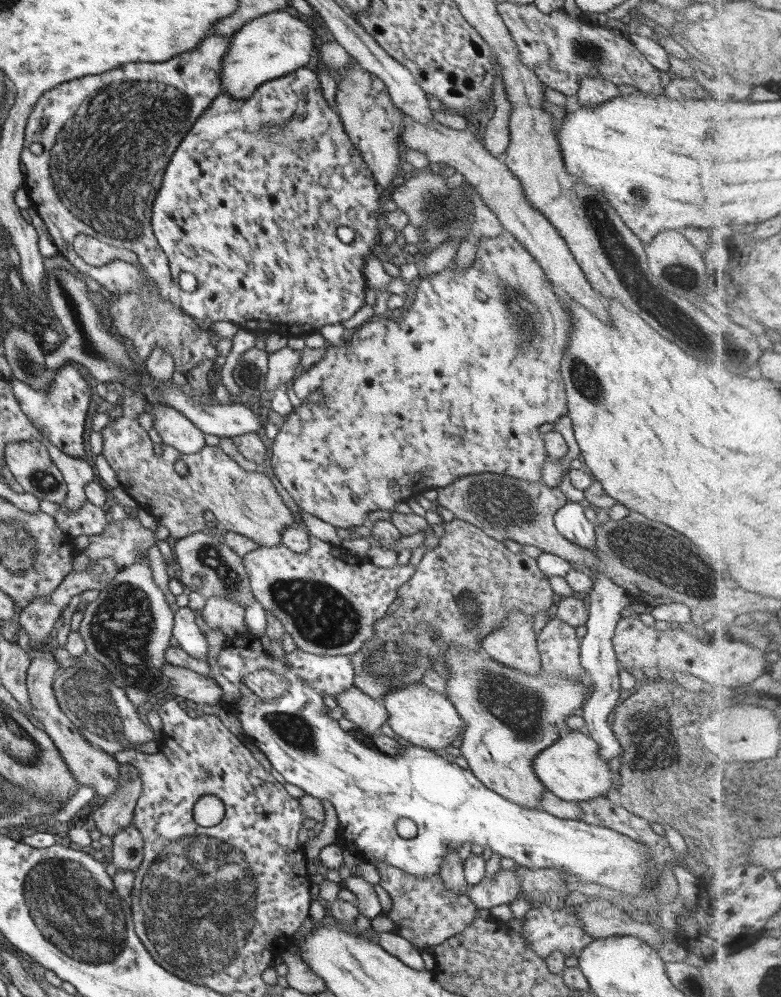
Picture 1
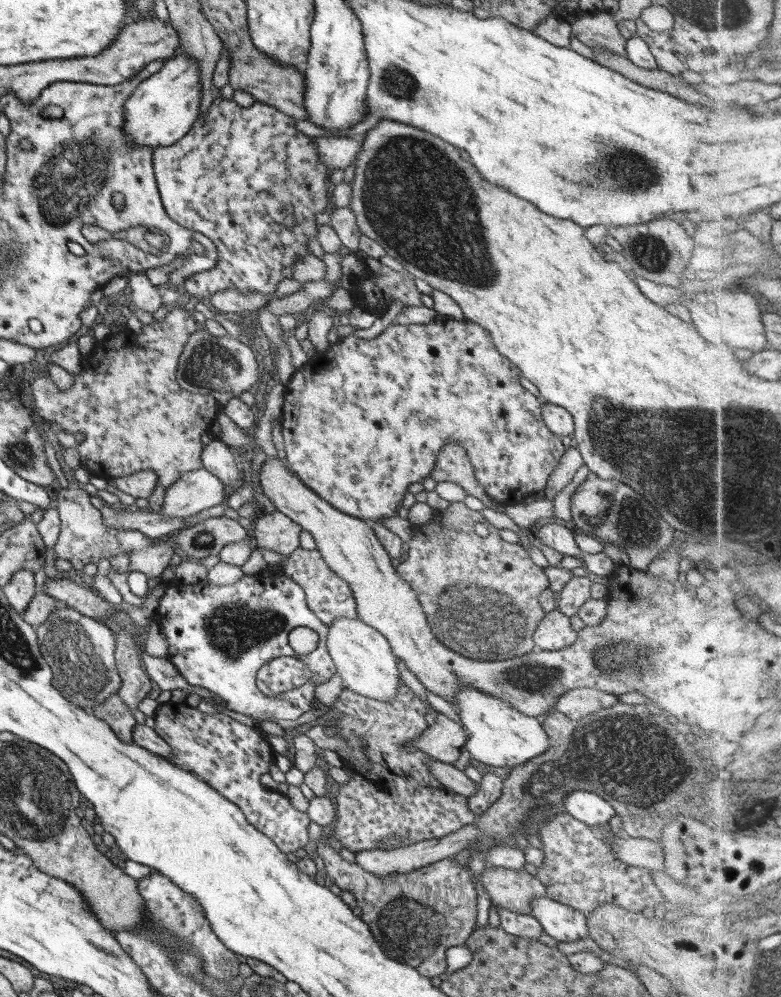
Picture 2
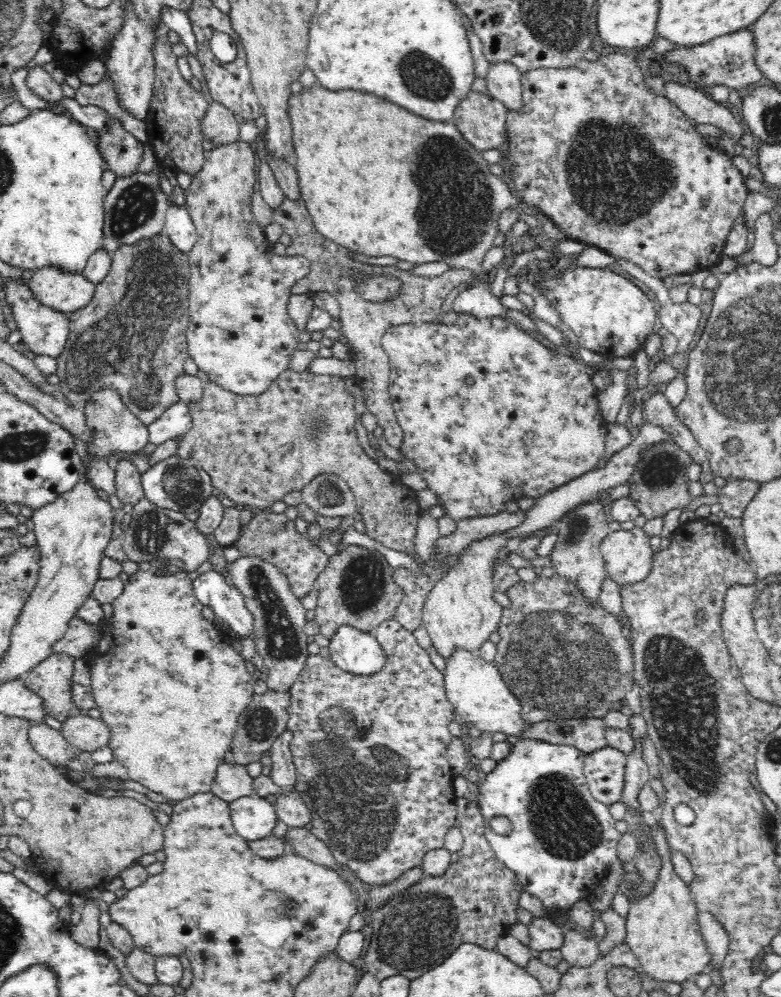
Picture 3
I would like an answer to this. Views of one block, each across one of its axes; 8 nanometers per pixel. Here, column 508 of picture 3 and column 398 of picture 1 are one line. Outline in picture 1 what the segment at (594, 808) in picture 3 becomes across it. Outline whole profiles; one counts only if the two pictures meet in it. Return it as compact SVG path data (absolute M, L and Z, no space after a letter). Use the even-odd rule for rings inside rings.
M249 634L238 635L224 642L217 653L217 666L221 674L238 688L240 697L223 704L223 707L239 720L243 733L253 739L255 747L267 757L273 770L282 776L284 782L297 786L306 796L319 801L327 800L333 806L338 822L337 843L349 840L365 861L387 863L408 875L429 876L439 873L443 855L457 851L461 844L470 842L483 849L489 848L499 859L510 858L521 868L555 869L559 873L571 874L581 884L593 882L607 886L621 892L622 896L645 896L658 885L657 878L661 875L662 866L657 866L655 872L645 872L643 863L648 855L648 848L624 834L599 825L557 818L543 812L541 808L513 804L485 788L468 769L463 770L457 764L447 762L443 755L429 749L405 746L399 756L391 756L379 752L370 743L364 744L347 734L347 731L338 726L337 721L327 716L329 709L323 705L321 694L334 697L352 686L353 667L348 655L319 656L296 648L285 654L285 658L290 668L285 666L285 662L264 651L258 639ZM262 668L287 681L287 688L280 697L264 701L243 684L242 678L248 672ZM399 818L409 818L415 822L417 832L412 839L402 839L397 835L395 822Z

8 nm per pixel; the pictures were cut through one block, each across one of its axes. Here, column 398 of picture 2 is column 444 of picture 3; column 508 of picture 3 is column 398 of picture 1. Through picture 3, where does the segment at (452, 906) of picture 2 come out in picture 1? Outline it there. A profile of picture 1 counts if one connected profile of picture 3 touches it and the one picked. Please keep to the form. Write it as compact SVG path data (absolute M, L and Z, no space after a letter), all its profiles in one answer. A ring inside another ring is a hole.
M371 861L371 864L379 871L379 885L389 895L392 902L390 911L385 914L394 924L395 932L410 942L418 952L429 951L450 936L461 932L475 920L477 908L471 904L465 891L447 890L438 874L413 876L403 873L387 863Z

